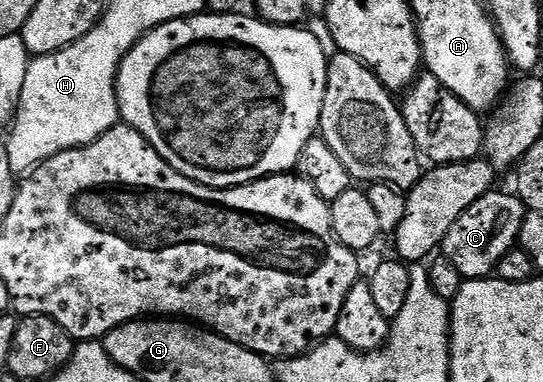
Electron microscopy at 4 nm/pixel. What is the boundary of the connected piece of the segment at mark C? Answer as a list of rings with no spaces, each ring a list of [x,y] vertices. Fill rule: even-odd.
[[[490,192],[475,200],[447,232],[443,243],[445,258],[458,270],[465,280],[488,278],[497,269],[497,265],[518,245],[521,229],[525,223],[526,209],[516,193],[497,194]]]

